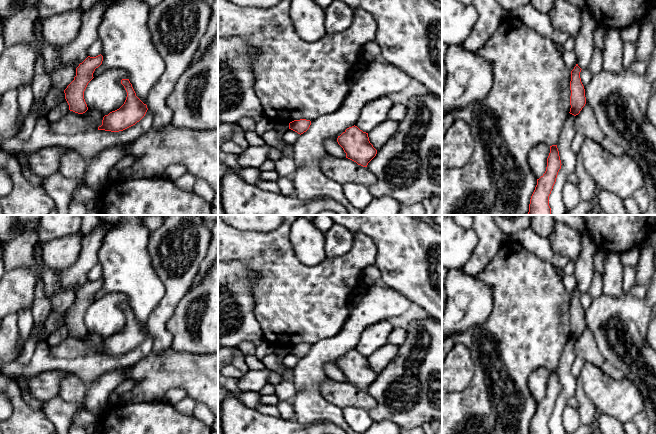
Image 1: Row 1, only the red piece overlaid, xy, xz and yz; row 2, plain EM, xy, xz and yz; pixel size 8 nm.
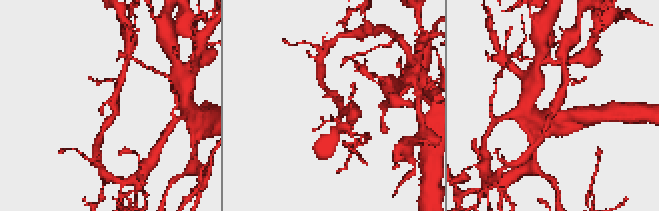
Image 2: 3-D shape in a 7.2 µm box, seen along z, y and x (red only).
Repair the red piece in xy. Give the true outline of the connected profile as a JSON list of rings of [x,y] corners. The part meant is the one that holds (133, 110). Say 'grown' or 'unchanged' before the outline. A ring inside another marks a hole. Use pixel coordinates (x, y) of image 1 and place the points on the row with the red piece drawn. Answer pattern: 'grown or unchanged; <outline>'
unchanged; [[[122,79],[121,84],[127,92],[126,100],[119,109],[103,117],[102,125],[98,127],[98,130],[123,131],[135,125],[145,116],[148,110],[147,105],[136,96],[129,79]]]

